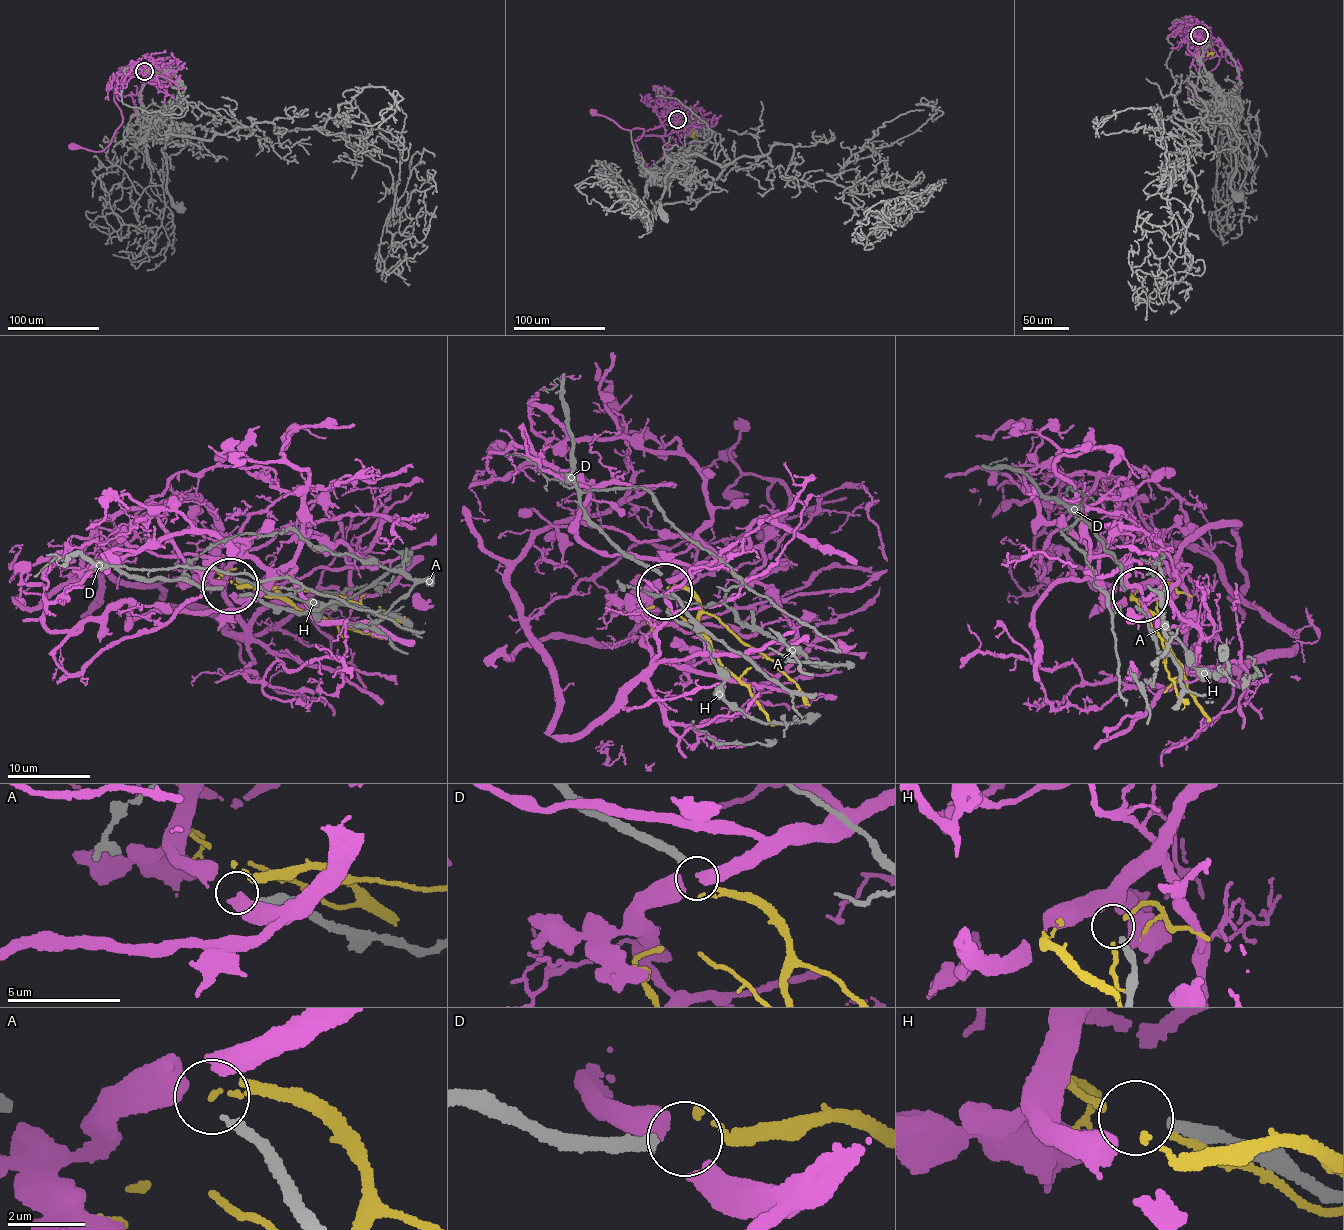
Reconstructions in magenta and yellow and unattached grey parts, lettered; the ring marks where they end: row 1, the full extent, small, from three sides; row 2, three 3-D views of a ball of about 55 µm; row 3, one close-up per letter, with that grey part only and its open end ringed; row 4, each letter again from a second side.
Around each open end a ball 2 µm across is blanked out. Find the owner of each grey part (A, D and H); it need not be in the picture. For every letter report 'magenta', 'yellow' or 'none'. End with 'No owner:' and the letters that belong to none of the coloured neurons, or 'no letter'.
A: none
D: yellow
H: none
No owner: A, H

